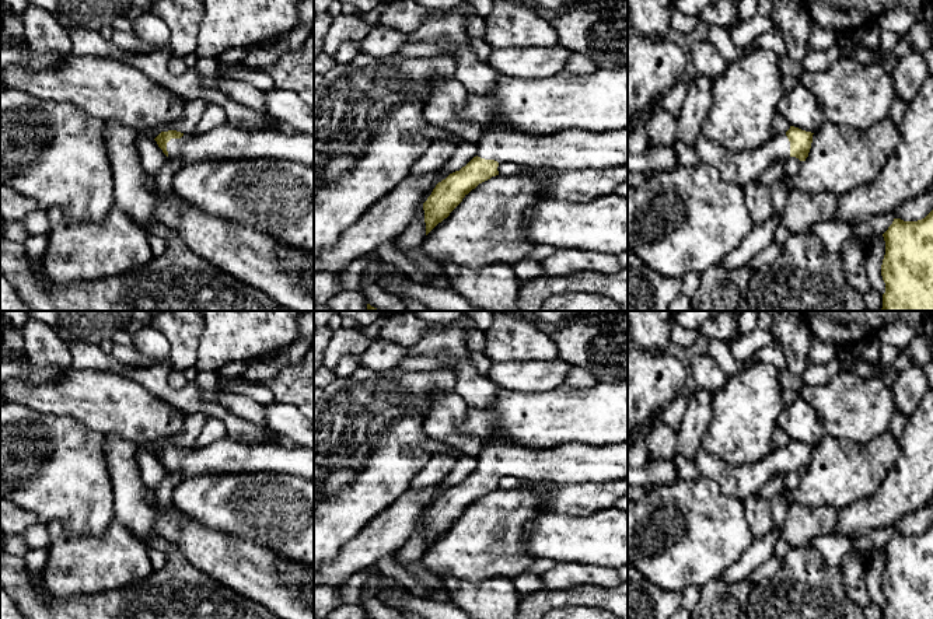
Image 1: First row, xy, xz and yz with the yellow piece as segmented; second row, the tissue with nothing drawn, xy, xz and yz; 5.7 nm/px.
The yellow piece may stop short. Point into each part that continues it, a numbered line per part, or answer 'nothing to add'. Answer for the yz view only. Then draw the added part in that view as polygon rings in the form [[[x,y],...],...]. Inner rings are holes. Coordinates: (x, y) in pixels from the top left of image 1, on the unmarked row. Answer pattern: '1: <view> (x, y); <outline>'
1: yz (743, 482); [[[703,448],[693,462],[700,475],[712,479],[724,496],[745,501],[756,494],[772,476],[785,476],[790,471],[790,455],[785,448],[773,448],[769,455],[752,466],[730,466],[726,461],[709,455]]]

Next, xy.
1: xy (226, 455); [[[223,437],[202,448],[184,448],[167,457],[168,472],[182,472],[185,479],[216,473],[276,472],[314,480],[314,447],[284,447],[280,444],[251,444]]]

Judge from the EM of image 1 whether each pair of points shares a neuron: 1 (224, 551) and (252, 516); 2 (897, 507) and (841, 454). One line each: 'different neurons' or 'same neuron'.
1: different neurons
2: different neurons

